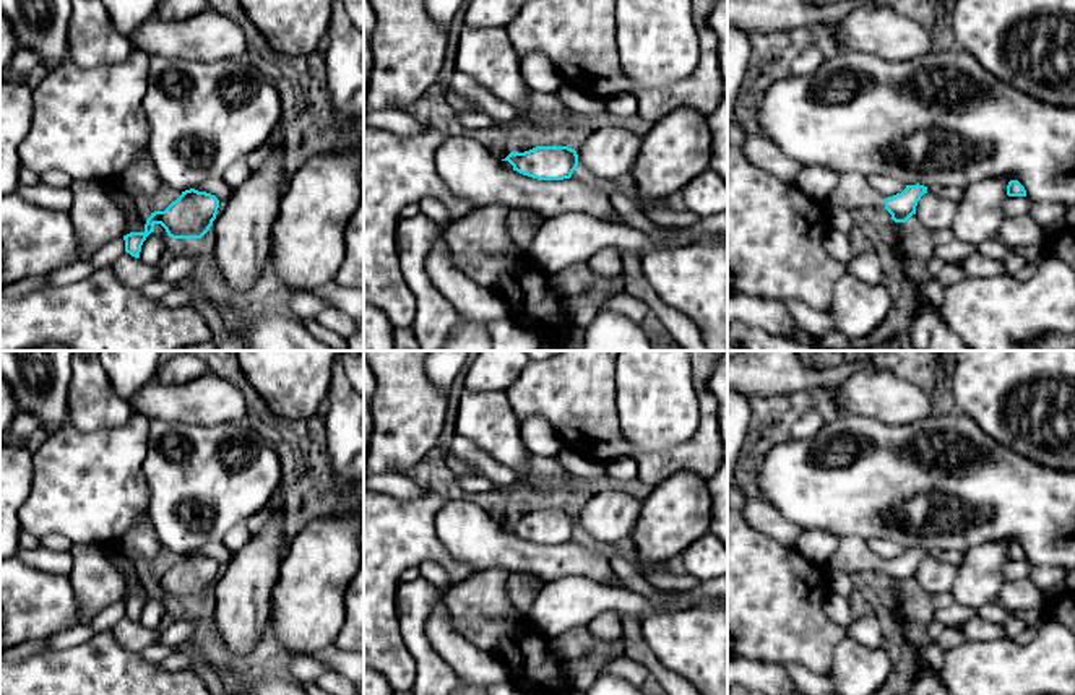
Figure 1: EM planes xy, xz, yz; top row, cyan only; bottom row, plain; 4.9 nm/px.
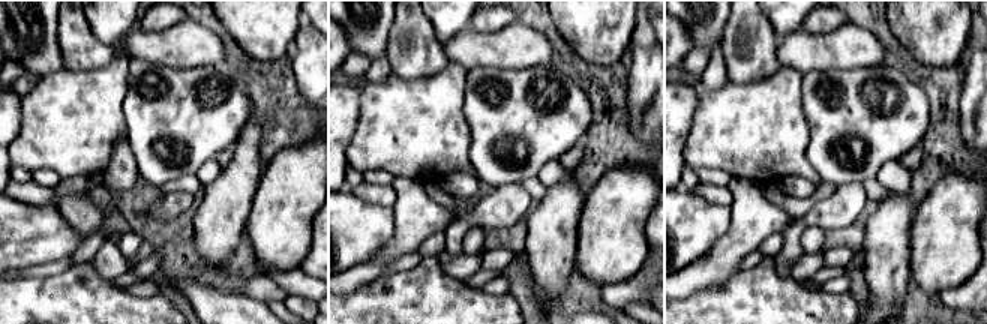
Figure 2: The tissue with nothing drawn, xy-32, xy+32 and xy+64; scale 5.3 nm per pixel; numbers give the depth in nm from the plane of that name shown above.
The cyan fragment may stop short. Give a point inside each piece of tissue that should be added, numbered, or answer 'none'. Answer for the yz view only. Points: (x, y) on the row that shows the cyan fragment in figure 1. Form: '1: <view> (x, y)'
1: yz (853, 192)

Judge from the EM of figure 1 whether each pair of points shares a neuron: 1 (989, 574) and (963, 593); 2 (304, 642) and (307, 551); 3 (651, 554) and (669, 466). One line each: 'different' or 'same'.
1: same
2: same
3: different

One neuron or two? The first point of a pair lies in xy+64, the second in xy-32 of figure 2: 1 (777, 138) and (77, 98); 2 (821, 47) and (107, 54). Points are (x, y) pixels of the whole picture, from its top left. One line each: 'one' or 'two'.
1: one
2: two

